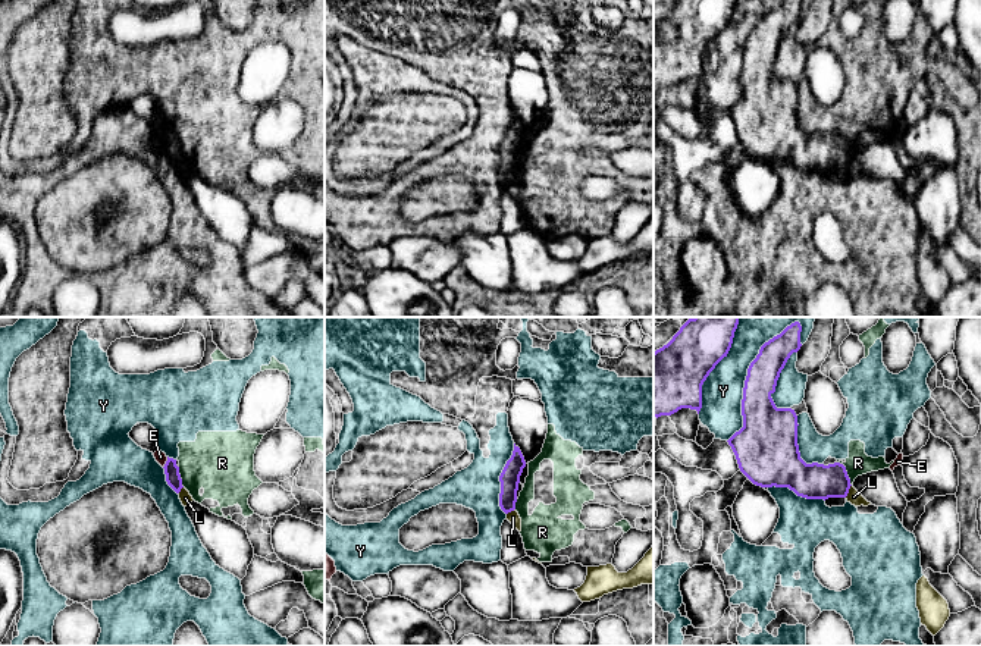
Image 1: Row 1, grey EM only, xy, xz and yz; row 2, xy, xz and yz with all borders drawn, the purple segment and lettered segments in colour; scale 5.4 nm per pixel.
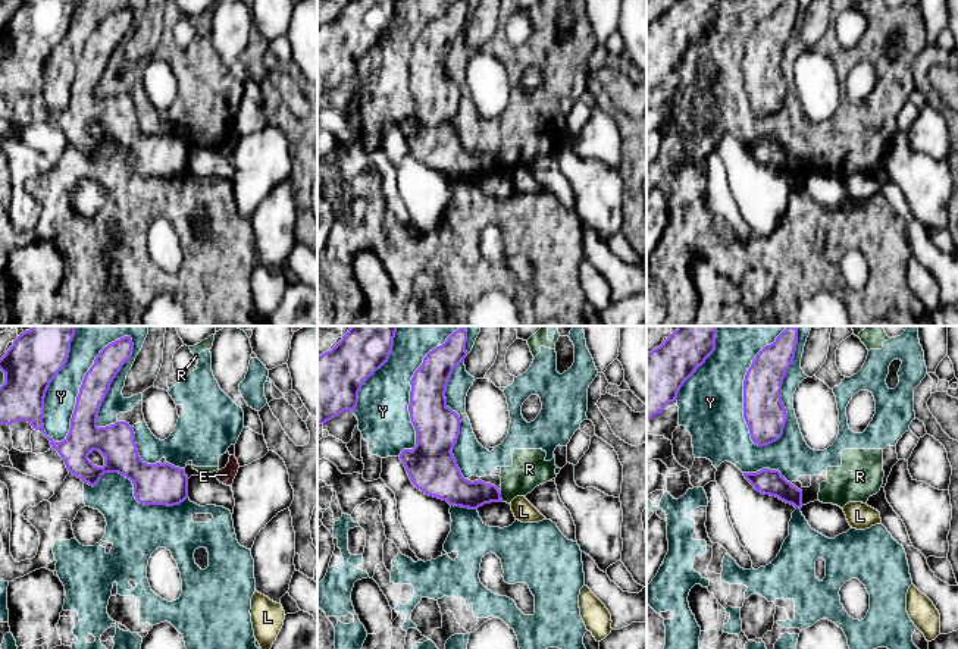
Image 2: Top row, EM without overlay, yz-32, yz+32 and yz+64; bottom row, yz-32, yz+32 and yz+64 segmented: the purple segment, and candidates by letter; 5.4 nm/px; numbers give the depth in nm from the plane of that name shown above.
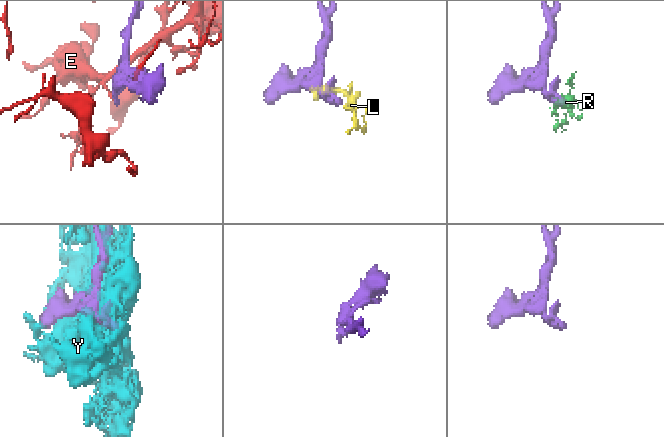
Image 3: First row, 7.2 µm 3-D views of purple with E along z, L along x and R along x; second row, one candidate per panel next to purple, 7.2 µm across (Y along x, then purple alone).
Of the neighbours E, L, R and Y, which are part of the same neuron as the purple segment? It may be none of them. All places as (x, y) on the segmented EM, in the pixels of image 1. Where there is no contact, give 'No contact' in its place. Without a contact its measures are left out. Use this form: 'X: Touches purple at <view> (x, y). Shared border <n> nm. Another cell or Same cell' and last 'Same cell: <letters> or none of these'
E: Touches purple at xy (166, 463). Shared border 70 nm. Another cell
L: Touches purple at yz (848, 491). Shared border 80 nm. Another cell
R: Touches purple at yz (846, 473). Shared border 160 nm. Another cell
Y: Touches purple at yz (746, 376). Shared border 750 nm. Another cell
Same cell: none of these

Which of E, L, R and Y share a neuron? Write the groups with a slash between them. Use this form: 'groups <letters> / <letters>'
groups E / L / R Y

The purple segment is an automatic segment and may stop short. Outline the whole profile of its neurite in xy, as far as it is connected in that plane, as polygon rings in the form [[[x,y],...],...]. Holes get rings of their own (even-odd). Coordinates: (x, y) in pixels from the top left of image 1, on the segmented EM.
[[[167,457],[167,461],[166,461],[163,468],[164,468],[167,484],[176,493],[179,493],[184,486],[182,486],[182,479],[181,479],[181,474],[179,474],[179,467],[176,465],[176,460]]]

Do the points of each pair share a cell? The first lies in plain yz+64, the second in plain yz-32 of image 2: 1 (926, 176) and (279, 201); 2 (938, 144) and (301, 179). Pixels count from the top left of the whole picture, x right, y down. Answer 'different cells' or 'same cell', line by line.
1: same cell
2: different cells

